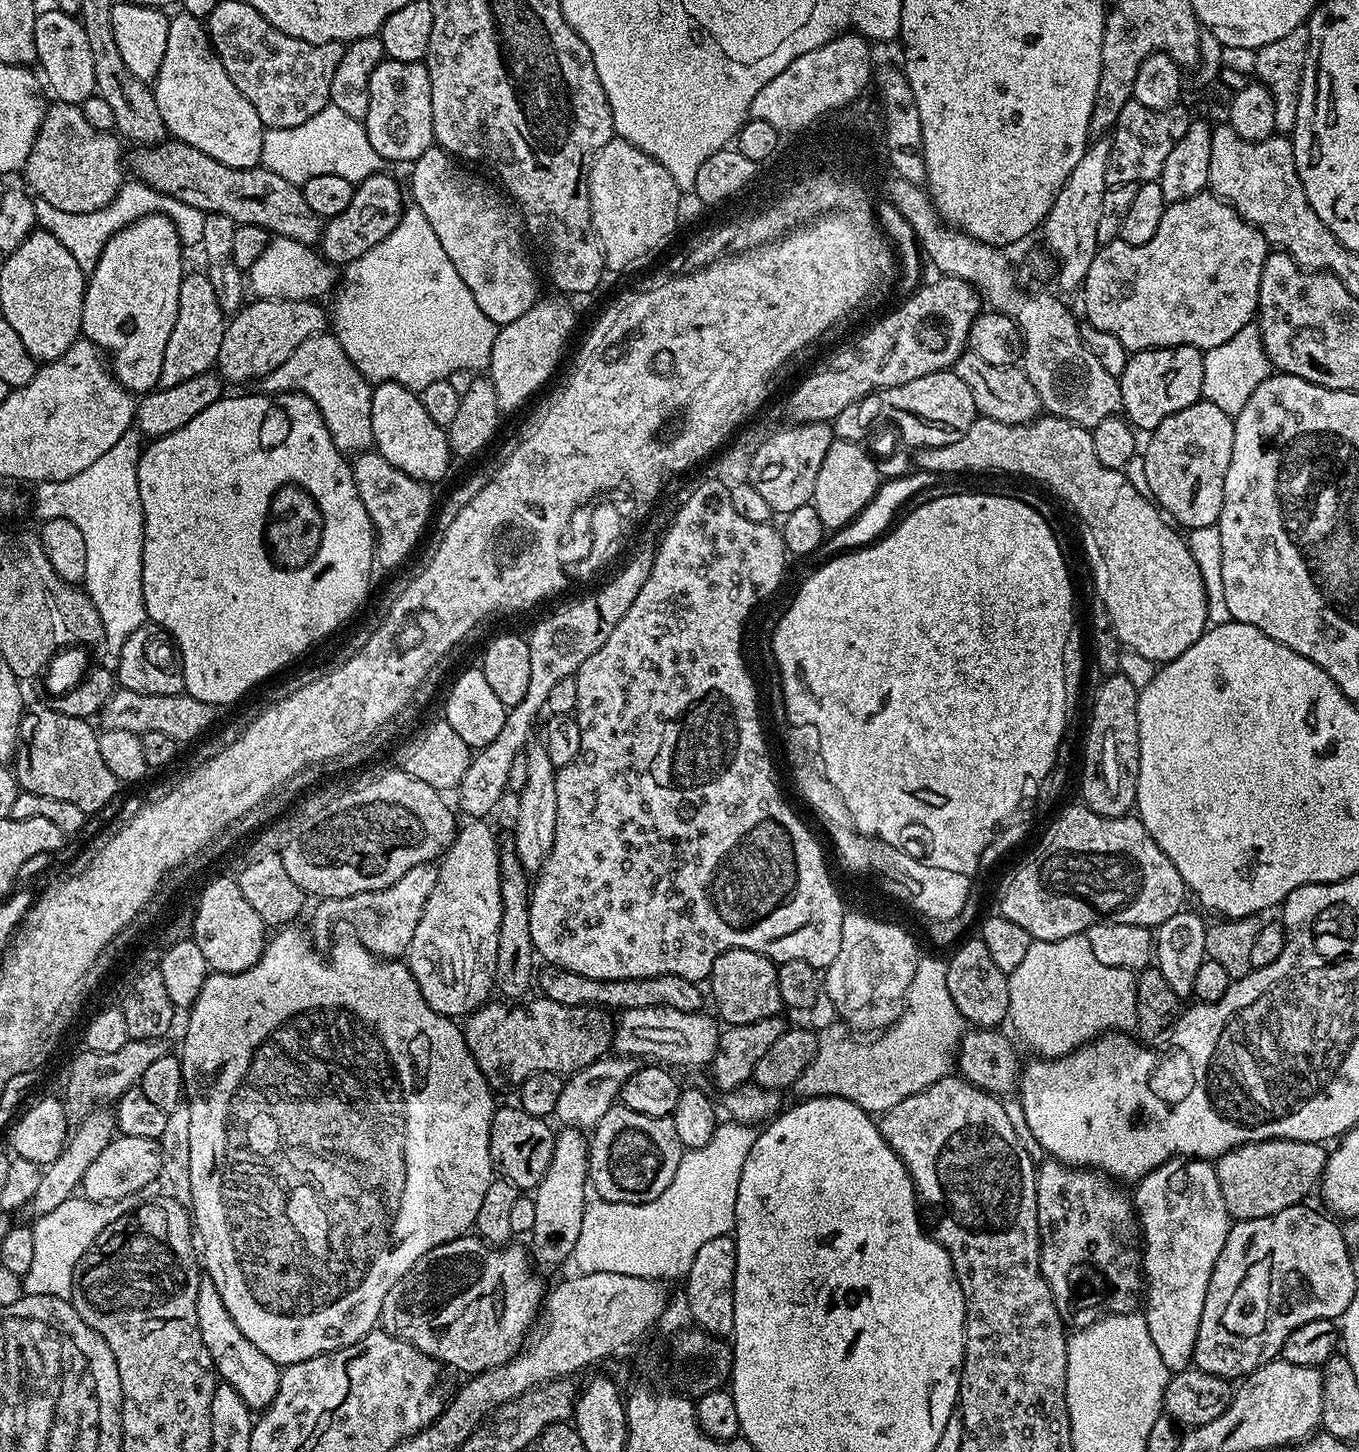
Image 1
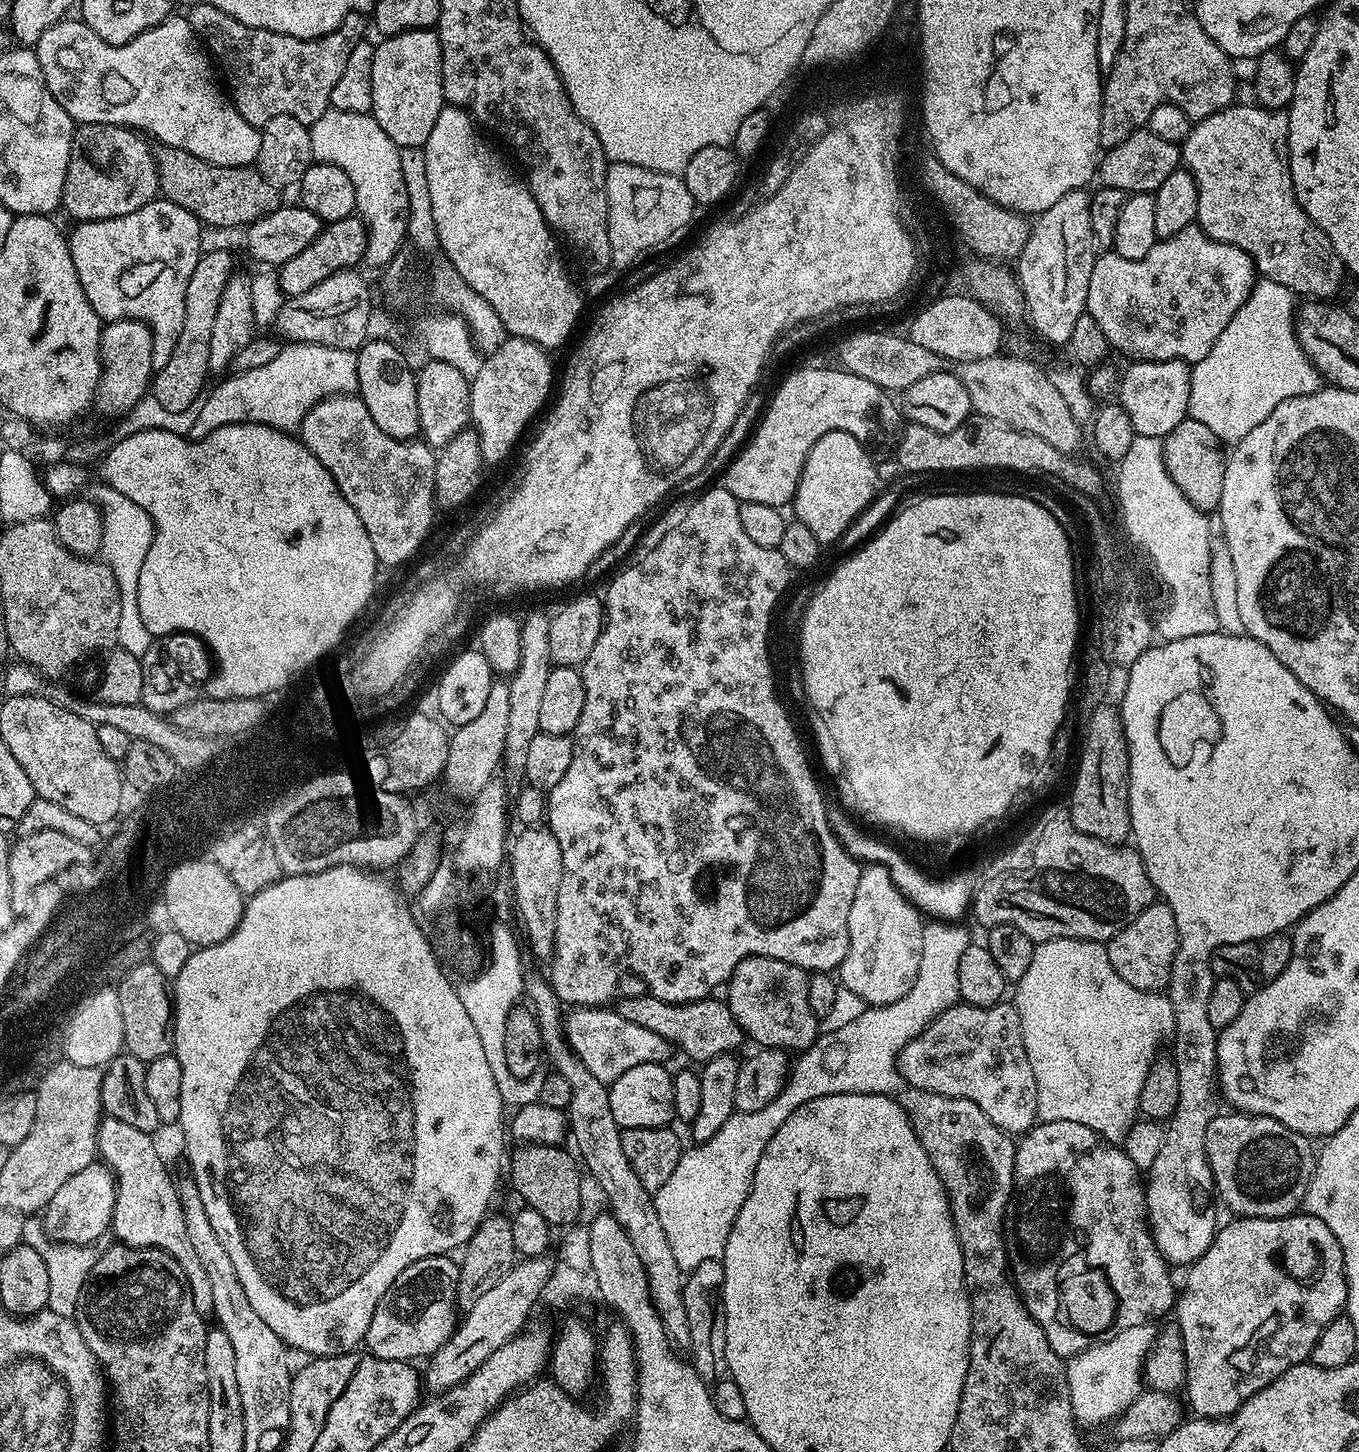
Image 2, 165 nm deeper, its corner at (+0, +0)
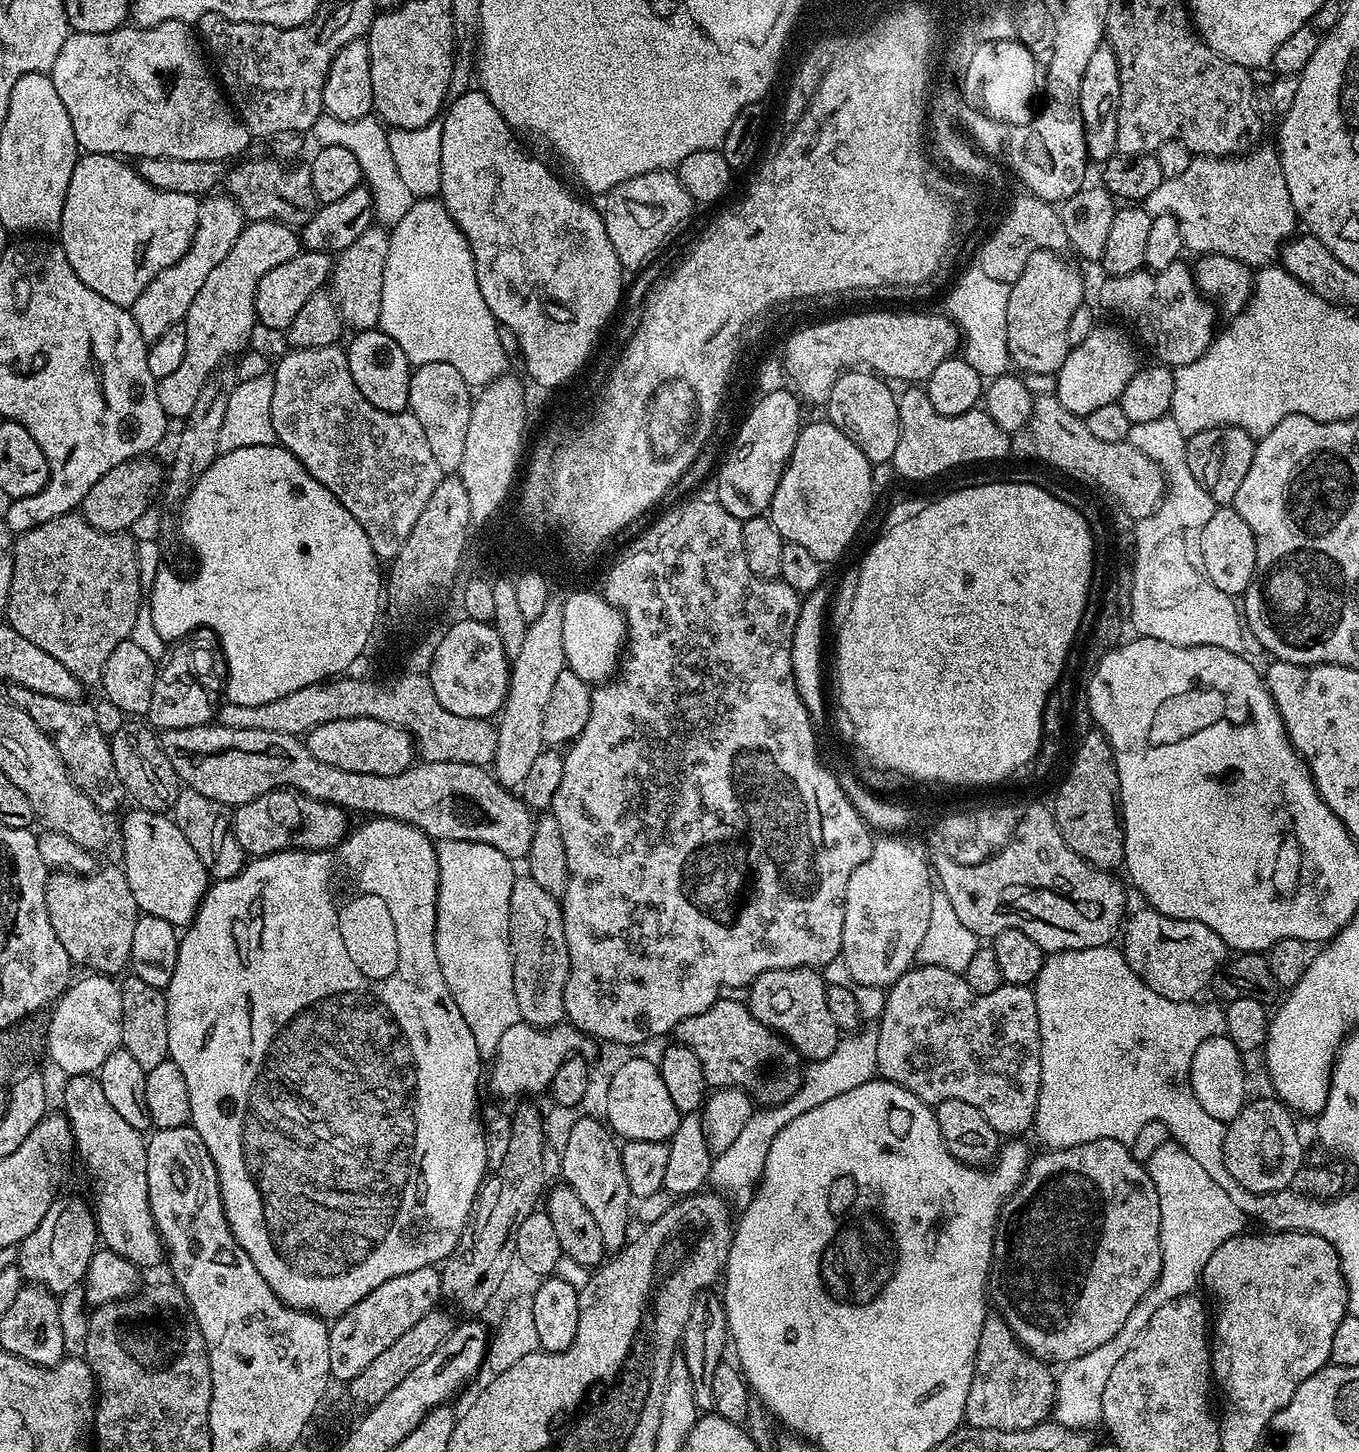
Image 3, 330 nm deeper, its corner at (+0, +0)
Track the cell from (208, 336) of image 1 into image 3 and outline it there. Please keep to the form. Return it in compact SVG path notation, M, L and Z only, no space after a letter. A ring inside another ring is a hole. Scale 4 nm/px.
M253 220L245 223L242 234L230 246L230 254L210 270L202 290L190 302L190 310L182 323L186 326L186 355L182 362L166 378L157 380L158 402L170 418L183 418L190 414L202 386L217 368L225 363L227 356L236 356L248 348L248 339L258 321L256 318L256 291L258 282L270 274L274 266L290 262L302 250L302 240L291 224L277 220Z

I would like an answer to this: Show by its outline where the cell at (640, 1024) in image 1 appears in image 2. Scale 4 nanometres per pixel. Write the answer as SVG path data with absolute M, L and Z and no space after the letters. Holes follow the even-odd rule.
M580 1006L569 1011L566 1016L568 1045L580 1061L604 1084L611 1084L626 1070L643 1064L664 1064L674 1053L673 1045L662 1034L645 1030L635 1022L626 1022L614 1010L604 1006Z

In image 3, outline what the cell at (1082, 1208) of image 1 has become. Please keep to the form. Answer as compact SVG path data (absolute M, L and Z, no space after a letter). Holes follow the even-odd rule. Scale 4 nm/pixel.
M1102 1138L1094 1142L1086 1142L1082 1146L1054 1148L1041 1151L1041 1156L1033 1155L1028 1161L1028 1172L1024 1181L1016 1188L996 1222L996 1237L992 1239L992 1271L990 1273L990 1304L993 1309L1008 1323L1010 1330L1018 1338L1018 1342L1029 1354L1052 1366L1069 1364L1074 1358L1082 1358L1082 1354L1090 1354L1090 1350L1098 1350L1102 1342L1110 1342L1118 1330L1122 1330L1126 1318L1130 1318L1130 1310L1138 1306L1138 1302L1154 1286L1160 1273L1162 1254L1160 1253L1160 1207L1158 1206L1158 1190L1154 1190L1154 1182L1150 1178L1147 1167L1132 1157L1129 1145L1118 1142L1114 1138Z

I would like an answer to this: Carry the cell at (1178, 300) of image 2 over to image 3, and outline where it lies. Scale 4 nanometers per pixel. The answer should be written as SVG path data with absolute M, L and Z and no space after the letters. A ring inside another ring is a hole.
M1177 262L1166 266L1166 270L1161 272L1141 270L1125 276L1108 276L1105 281L1105 284L1100 288L1101 306L1106 311L1113 312L1117 316L1115 319L1121 325L1127 326L1131 335L1139 343L1141 340L1160 359L1157 361L1161 365L1178 369L1184 364L1202 358L1202 354L1206 354L1206 350L1211 346L1218 332L1218 327L1216 328L1218 312L1206 299L1204 293L1196 287L1196 279L1192 277L1192 268L1189 265L1186 266L1184 262Z

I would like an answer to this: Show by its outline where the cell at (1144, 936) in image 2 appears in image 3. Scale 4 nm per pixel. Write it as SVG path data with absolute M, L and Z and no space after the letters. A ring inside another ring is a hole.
M1140 906L1122 924L1122 951L1130 970L1162 998L1195 1001L1203 988L1212 983L1212 977L1225 963L1226 946L1210 926L1193 920L1175 920L1153 908Z

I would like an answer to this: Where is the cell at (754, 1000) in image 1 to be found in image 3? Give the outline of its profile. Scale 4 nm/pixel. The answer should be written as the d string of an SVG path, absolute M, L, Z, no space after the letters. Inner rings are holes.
M783 968L766 970L747 985L746 1003L749 1010L770 1030L784 1037L805 1061L830 1058L840 1045L842 1033L826 1006L826 981L815 968Z

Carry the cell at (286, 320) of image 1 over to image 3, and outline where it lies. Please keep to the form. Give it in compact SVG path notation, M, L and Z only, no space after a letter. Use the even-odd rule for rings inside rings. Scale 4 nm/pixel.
M383 227L367 228L345 252L335 257L330 277L332 300L338 306L345 325L352 330L377 327L382 310L382 274L386 254L390 254L389 233Z

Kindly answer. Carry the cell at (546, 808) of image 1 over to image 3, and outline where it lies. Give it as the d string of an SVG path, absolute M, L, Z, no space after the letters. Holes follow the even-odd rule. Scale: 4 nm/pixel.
M527 874L517 875L514 890L510 890L510 950L512 951L512 965L514 966L514 998L518 998L521 1021L532 1028L552 1028L555 1024L561 1023L565 1019L566 978L570 978L570 950L566 946L566 934L564 933L564 909L557 897L551 896L546 890L542 890L542 886Z

